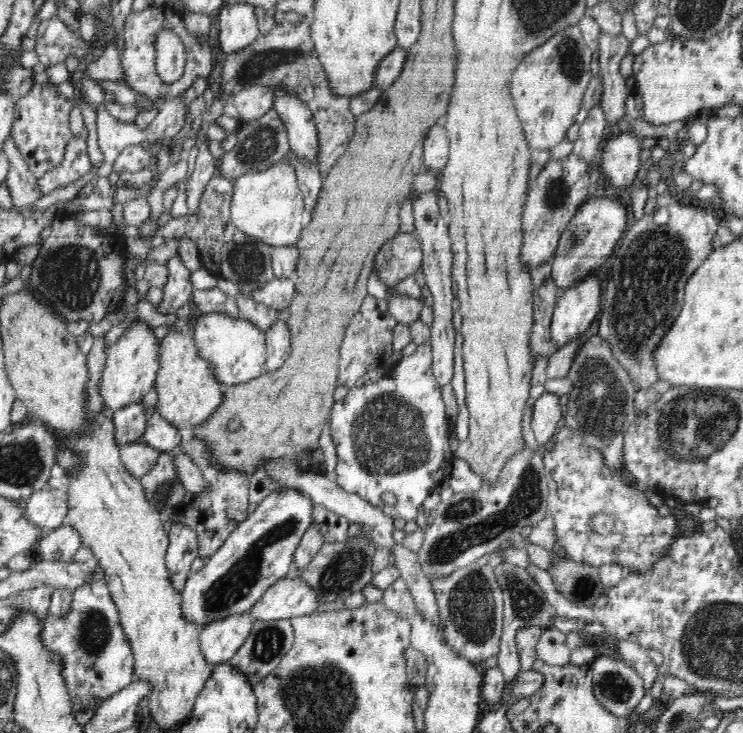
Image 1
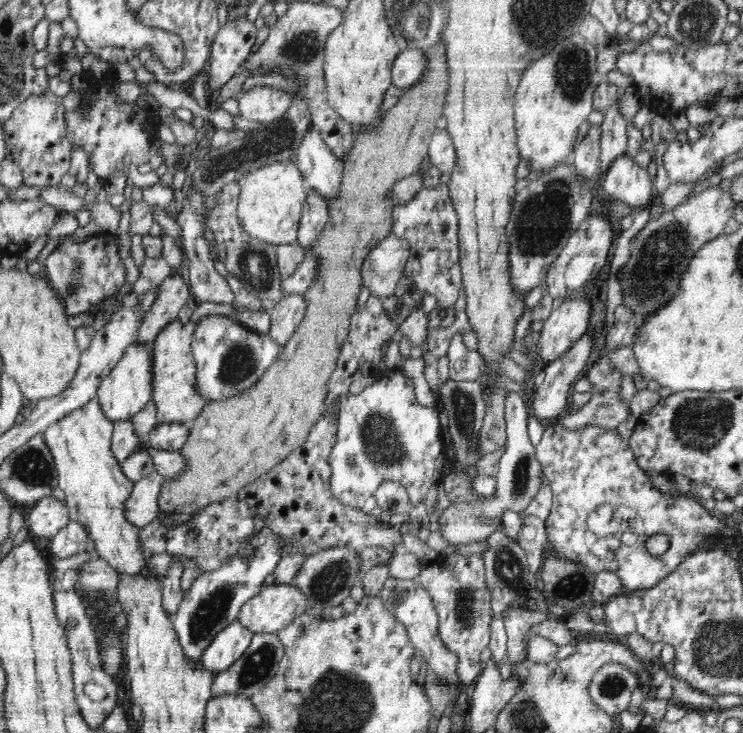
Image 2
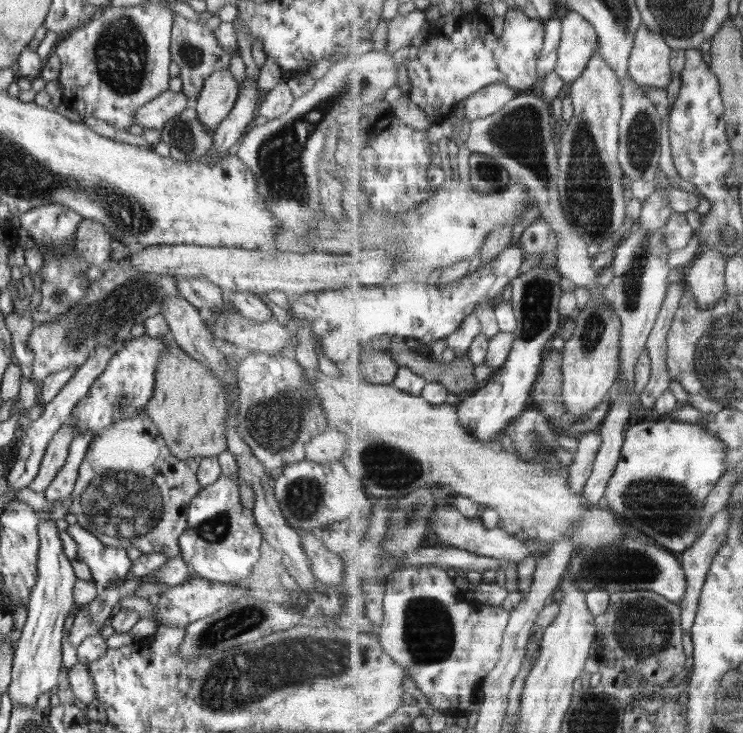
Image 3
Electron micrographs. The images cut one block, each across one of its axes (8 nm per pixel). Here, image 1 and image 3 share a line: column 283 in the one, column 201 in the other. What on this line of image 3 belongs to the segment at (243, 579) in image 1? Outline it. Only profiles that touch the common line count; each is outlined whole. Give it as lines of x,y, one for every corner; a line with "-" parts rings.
240,474
221,475
212,485
203,487
191,501
187,525
179,538
181,556
188,568
204,580
243,584
260,558
263,536
253,512
240,503

